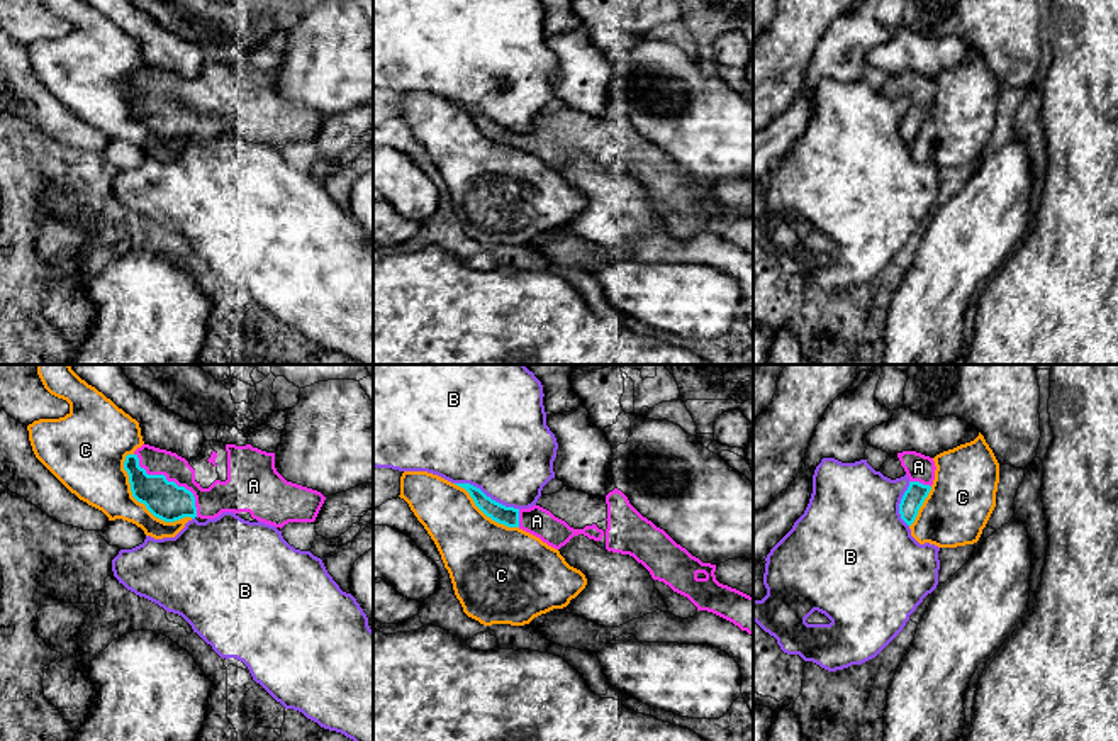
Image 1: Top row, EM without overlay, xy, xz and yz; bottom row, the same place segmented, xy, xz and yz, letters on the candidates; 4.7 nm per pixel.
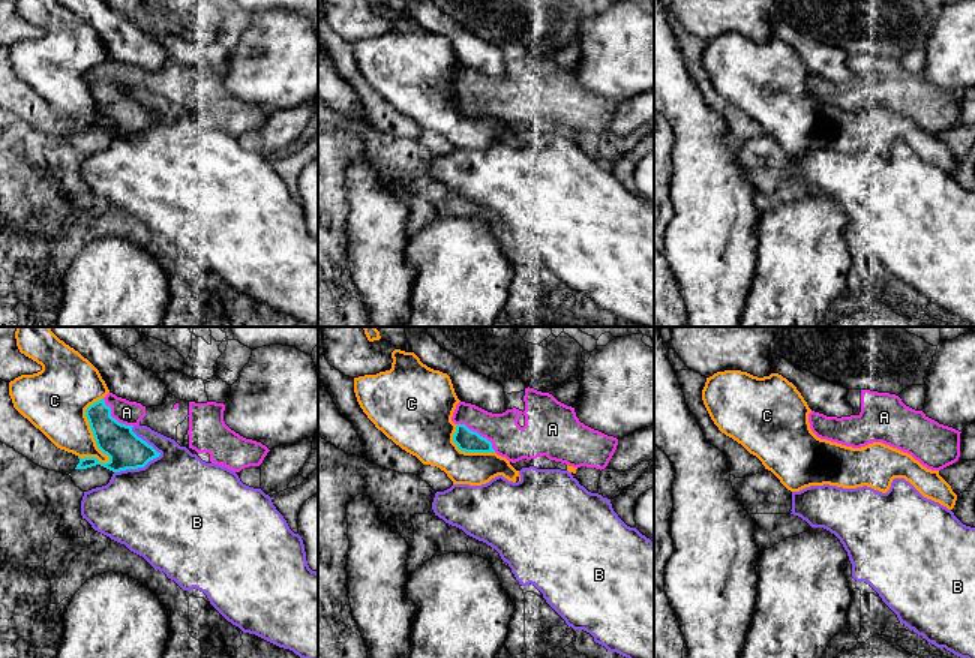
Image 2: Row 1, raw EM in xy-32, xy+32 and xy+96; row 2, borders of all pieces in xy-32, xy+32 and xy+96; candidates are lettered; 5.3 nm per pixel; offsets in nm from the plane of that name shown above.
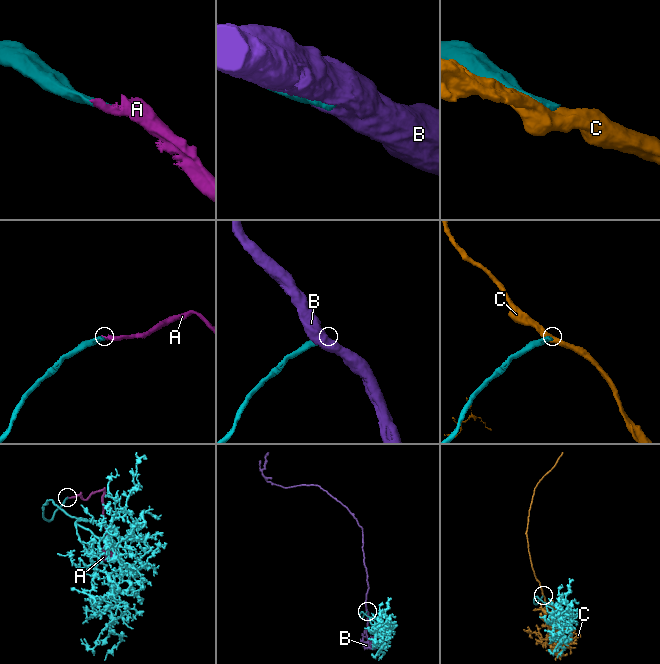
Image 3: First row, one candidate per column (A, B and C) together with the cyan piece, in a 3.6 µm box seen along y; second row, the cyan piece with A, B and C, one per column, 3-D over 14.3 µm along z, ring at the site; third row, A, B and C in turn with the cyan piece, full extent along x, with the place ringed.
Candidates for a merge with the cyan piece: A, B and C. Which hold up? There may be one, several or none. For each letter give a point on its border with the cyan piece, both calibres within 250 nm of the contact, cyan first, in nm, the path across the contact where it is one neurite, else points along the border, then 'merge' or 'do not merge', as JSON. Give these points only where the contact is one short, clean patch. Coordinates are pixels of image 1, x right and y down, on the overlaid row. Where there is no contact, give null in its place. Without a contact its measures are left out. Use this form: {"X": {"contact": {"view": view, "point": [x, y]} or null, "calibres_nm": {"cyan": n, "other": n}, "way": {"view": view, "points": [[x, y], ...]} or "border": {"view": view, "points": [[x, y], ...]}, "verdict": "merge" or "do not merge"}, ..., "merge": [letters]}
{"A": {"contact": {"view": "xy", "point": [172, 482]}, "calibres_nm": {"cyan": 180, "other": 150}, "way": {"view": "xy", "points": [[167, 501], [172, 482], [195, 497], [219, 497]]}, "verdict": "merge"}, "B": {"contact": {"view": "xz", "point": [486, 495]}, "calibres_nm": {"cyan": 90, "other": 460}, "verdict": "do not merge"}, "C": {"contact": {"view": "xy", "point": [143, 502]}, "calibres_nm": {"cyan": 180, "other": 260}, "verdict": "do not merge"}, "merge": ["A"]}

